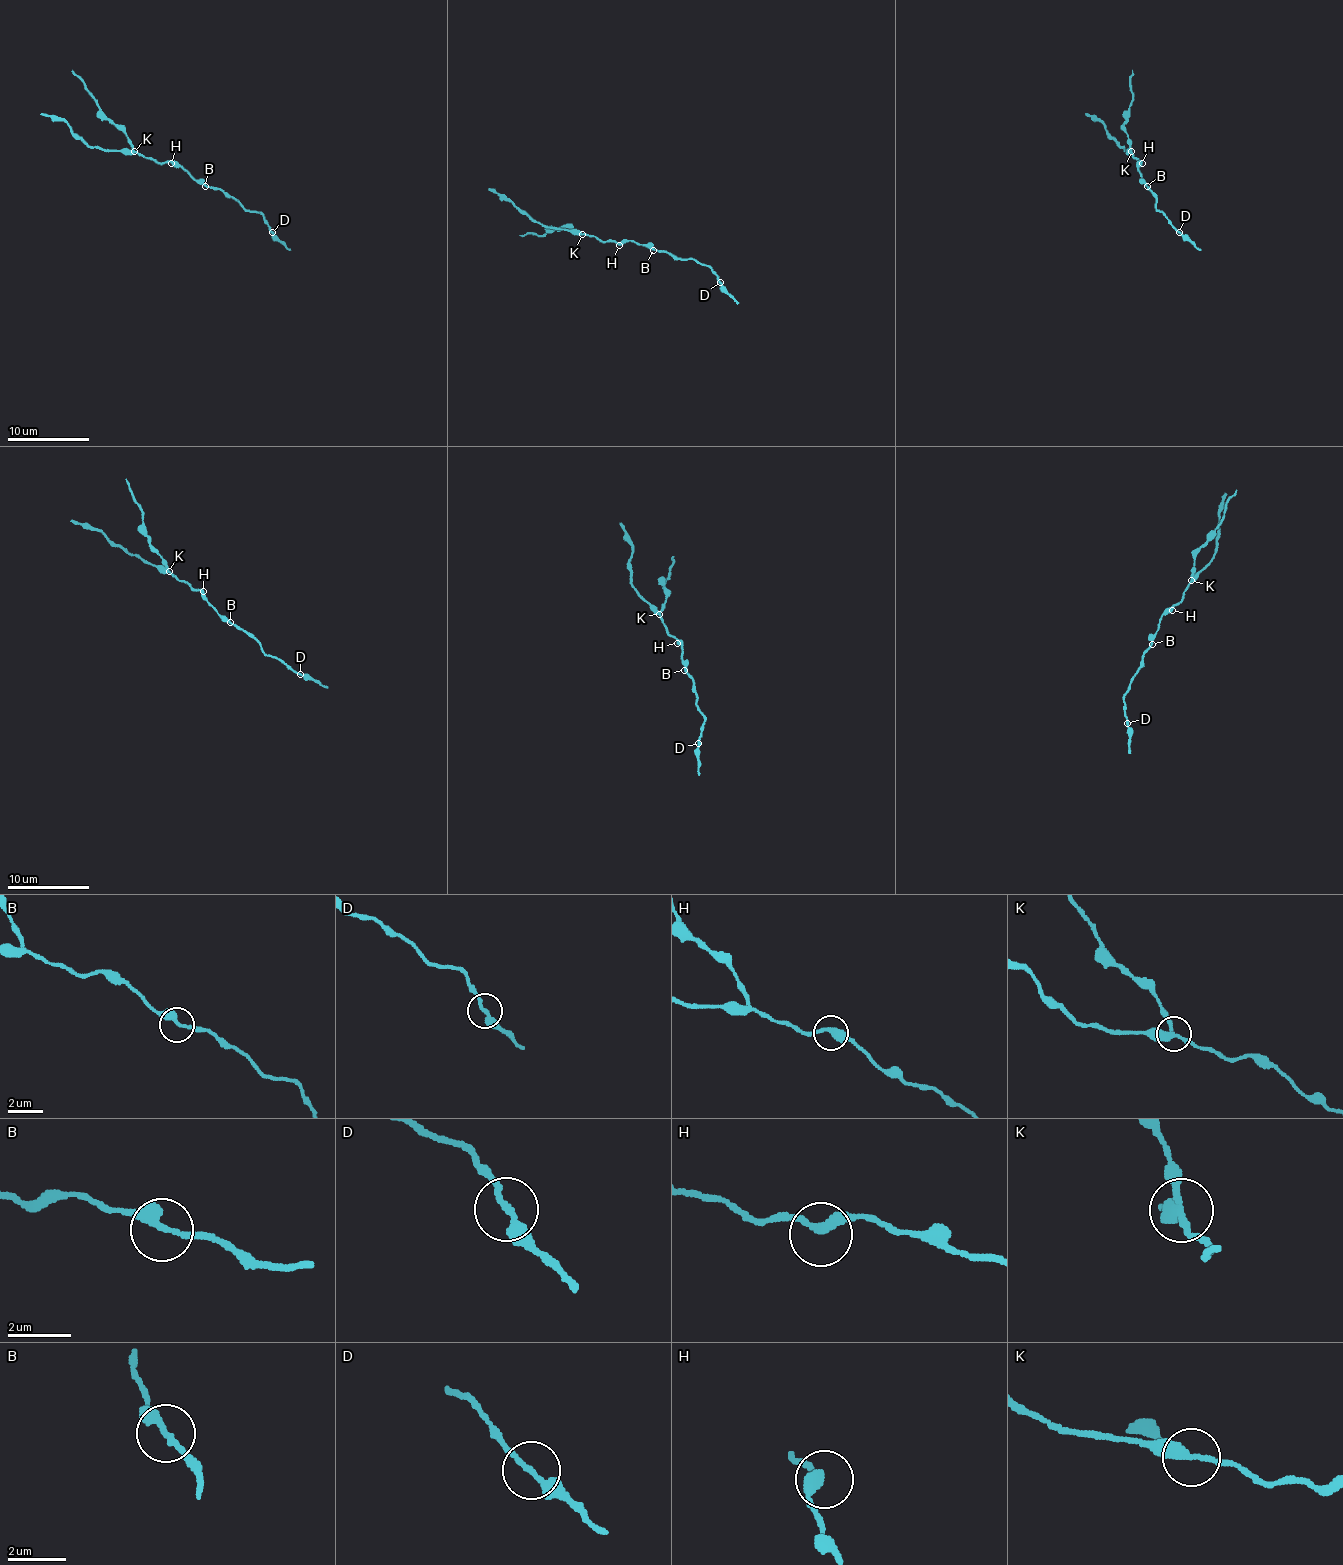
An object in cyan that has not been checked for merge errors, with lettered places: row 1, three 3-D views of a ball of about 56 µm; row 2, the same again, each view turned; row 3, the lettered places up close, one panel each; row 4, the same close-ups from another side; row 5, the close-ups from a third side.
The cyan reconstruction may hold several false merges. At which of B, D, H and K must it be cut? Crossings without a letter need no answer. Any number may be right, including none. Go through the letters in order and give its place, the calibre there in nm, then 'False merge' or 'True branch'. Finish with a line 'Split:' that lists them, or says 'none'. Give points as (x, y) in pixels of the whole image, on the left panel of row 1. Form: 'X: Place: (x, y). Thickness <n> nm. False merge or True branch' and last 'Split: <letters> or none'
B: Place: (205, 186). Thickness 220 nm. True branch
D: Place: (272, 232). Thickness 200 nm. True branch
H: Place: (171, 163). Thickness 320 nm. True branch
K: Place: (134, 151). Thickness 280 nm. False merge
Split: K

